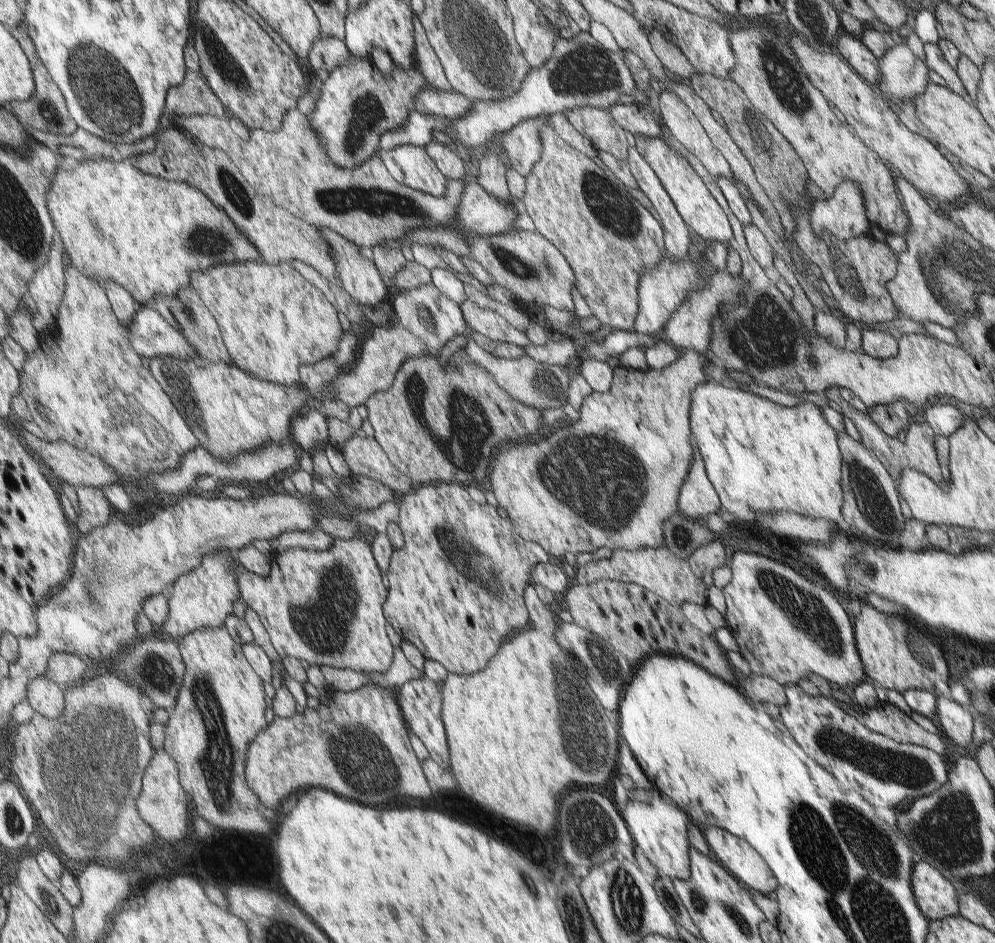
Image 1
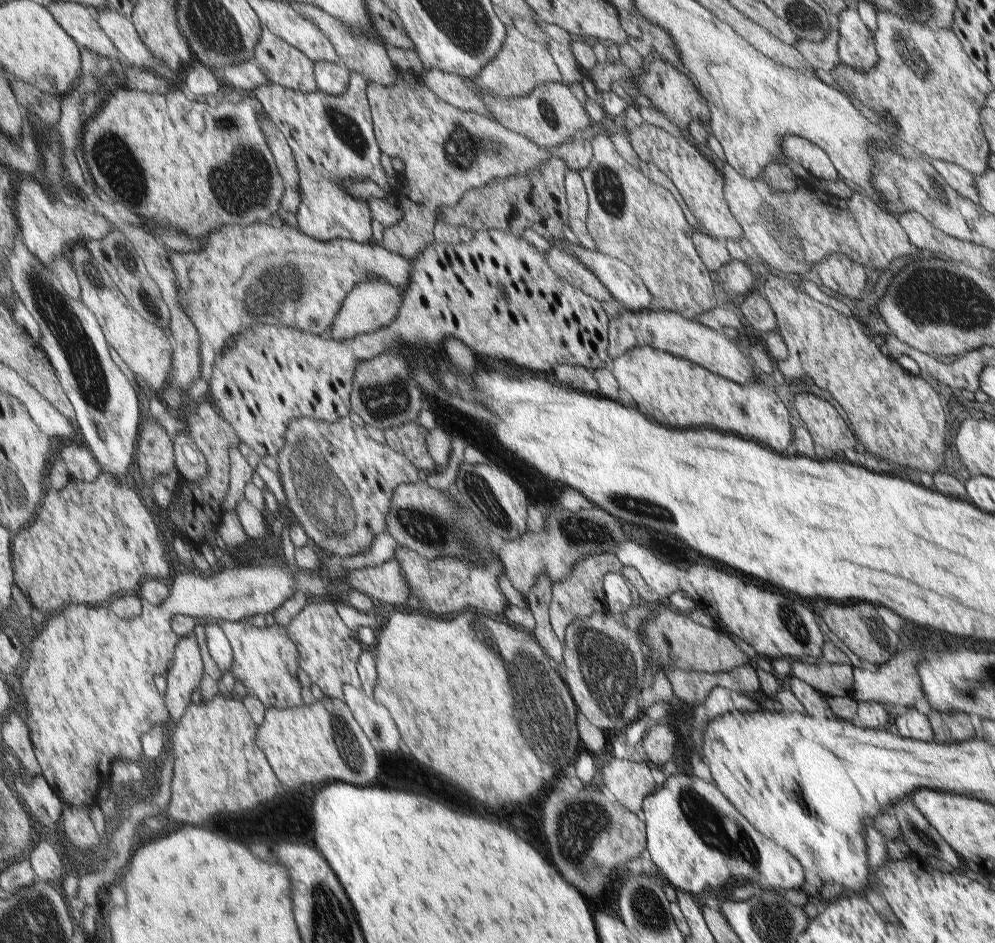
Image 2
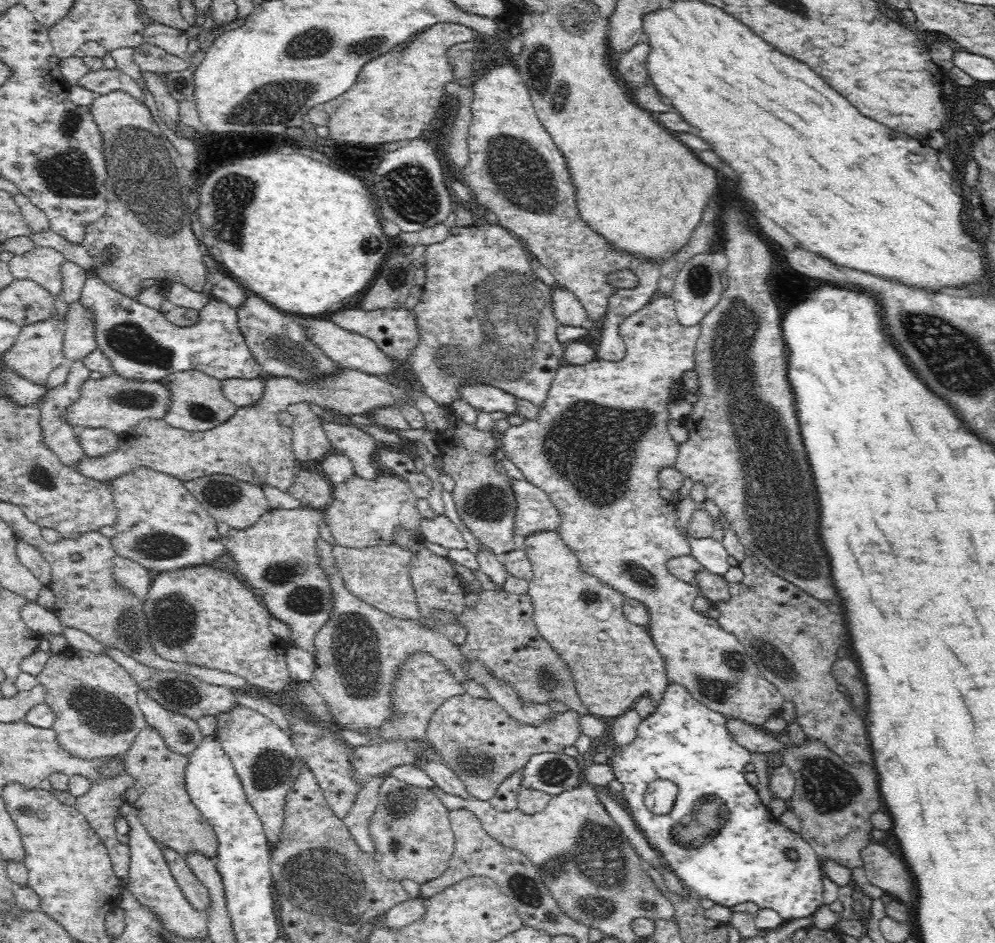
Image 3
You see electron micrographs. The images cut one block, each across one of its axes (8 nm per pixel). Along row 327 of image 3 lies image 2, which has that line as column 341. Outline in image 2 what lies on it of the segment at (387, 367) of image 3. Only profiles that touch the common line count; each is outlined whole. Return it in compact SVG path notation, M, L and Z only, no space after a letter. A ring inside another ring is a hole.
M379 280L359 282L338 312L338 317L335 319L335 324L329 336L341 342L341 340L351 340L357 334L371 334L375 330L385 328L397 316L403 296L404 294L395 286L379 282Z

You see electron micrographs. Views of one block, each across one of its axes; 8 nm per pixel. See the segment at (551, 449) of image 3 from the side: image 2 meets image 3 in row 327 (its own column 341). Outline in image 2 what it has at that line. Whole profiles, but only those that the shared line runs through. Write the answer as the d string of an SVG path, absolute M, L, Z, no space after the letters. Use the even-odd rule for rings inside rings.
M310 599L307 604L286 625L289 638L299 648L299 666L317 685L324 696L345 698L345 684L361 689L361 682L356 672L356 664L361 654L361 643L352 630L339 616L336 604L323 602L321 599Z

